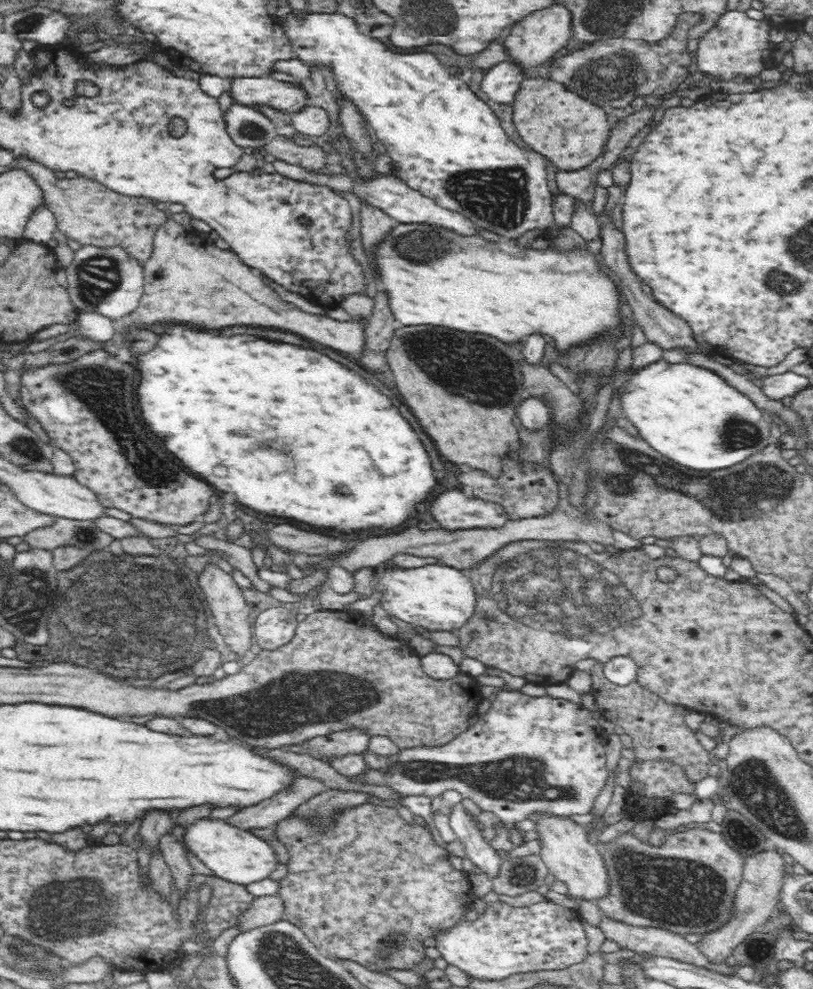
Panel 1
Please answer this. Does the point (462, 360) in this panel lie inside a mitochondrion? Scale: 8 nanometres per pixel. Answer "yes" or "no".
yes

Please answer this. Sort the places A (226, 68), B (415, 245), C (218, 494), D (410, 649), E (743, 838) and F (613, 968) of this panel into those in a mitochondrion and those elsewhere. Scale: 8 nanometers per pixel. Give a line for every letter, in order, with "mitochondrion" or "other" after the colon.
A: other
B: mitochondrion
C: other
D: other
E: mitochondrion
F: other

